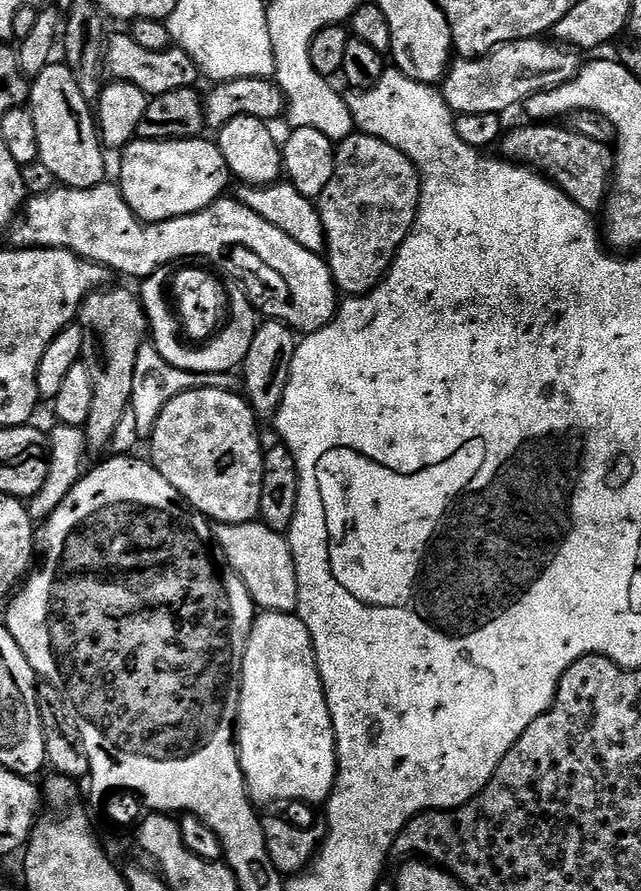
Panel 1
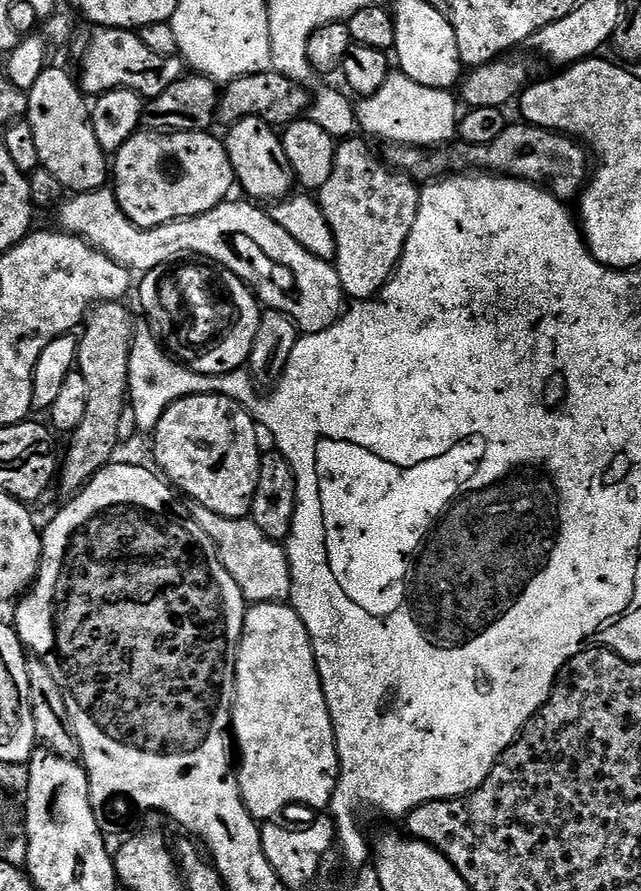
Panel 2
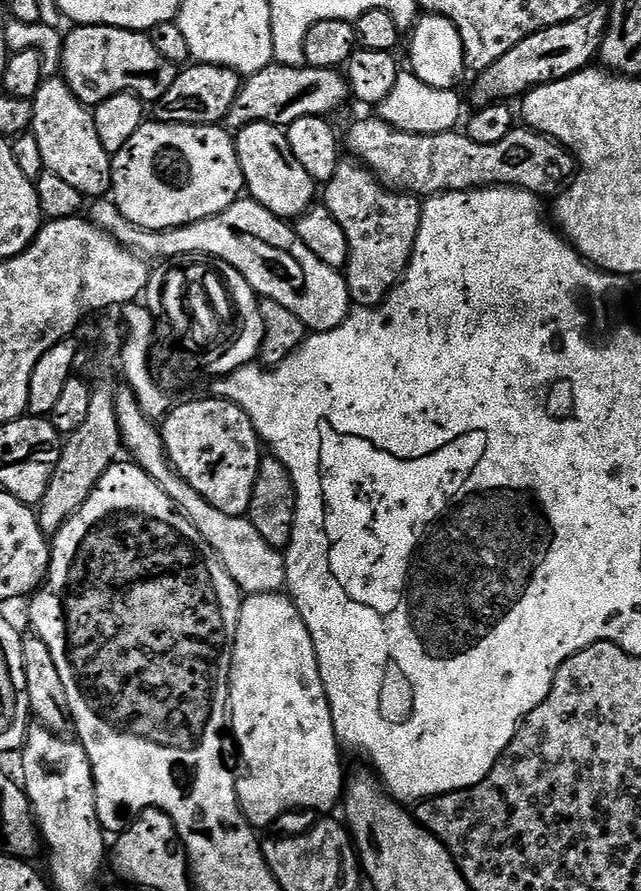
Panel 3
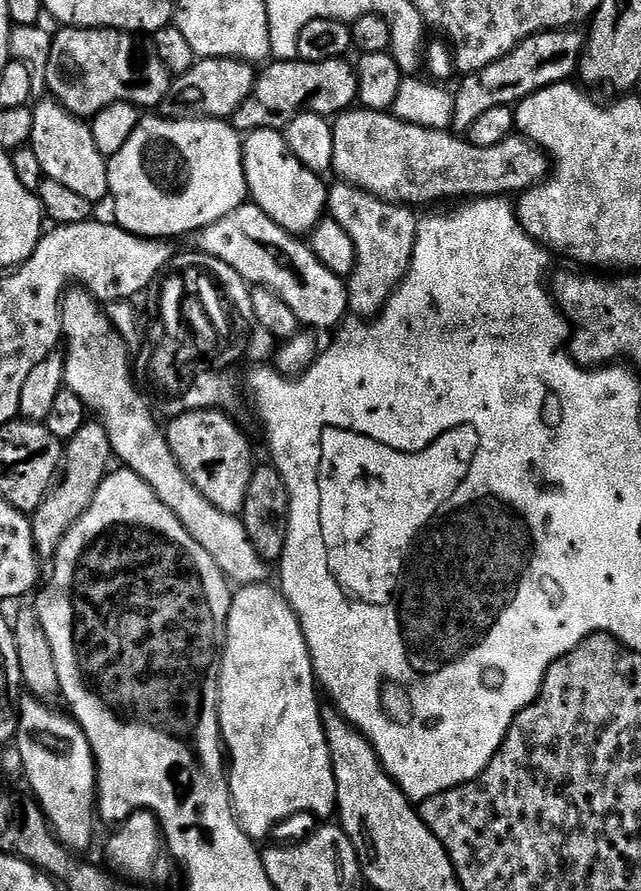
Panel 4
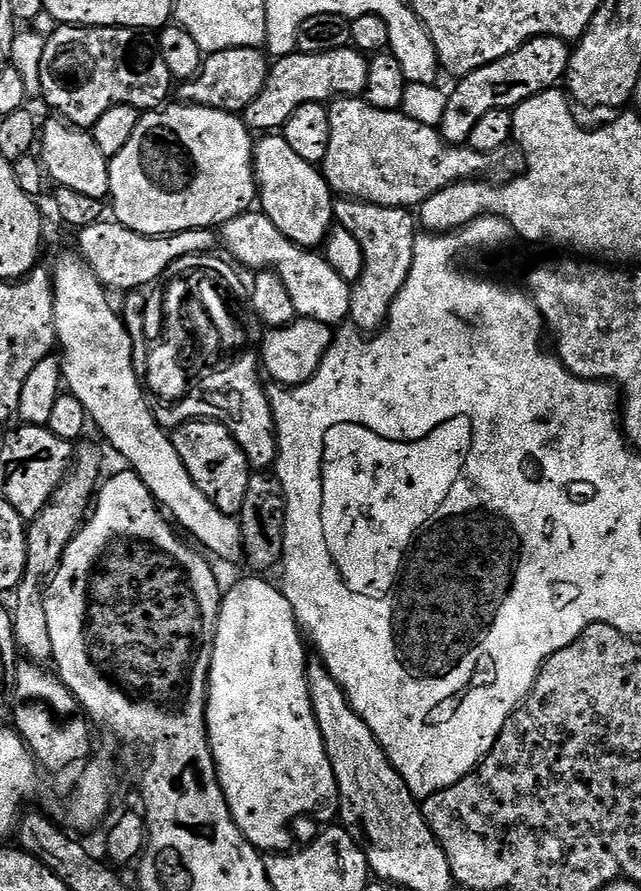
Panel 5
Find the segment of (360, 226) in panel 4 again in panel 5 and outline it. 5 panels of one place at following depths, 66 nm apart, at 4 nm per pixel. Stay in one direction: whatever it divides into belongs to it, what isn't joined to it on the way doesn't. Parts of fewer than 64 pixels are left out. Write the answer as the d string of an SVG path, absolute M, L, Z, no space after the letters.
M340 198L334 204L334 220L339 227L354 234L364 259L359 280L351 285L352 297L348 320L362 334L375 334L388 323L390 306L402 290L414 262L418 220L407 208L367 204L364 200Z

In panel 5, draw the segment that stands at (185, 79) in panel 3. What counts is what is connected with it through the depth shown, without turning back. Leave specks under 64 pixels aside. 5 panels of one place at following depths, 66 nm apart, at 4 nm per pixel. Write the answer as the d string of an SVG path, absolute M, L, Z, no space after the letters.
M235 48L209 52L204 57L204 65L193 80L185 80L175 89L174 96L181 104L197 104L203 108L213 108L223 112L243 113L244 107L266 86L270 60L261 49Z

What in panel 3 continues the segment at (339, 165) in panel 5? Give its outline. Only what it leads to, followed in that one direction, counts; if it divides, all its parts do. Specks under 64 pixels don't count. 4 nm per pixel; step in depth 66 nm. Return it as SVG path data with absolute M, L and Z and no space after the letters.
M360 120L349 130L346 148L359 163L376 173L385 188L421 198L438 196L441 192L469 192L471 188L521 188L538 198L552 198L567 188L578 167L568 149L527 126L514 126L499 142L474 142L460 130L423 136L400 128L384 120Z

